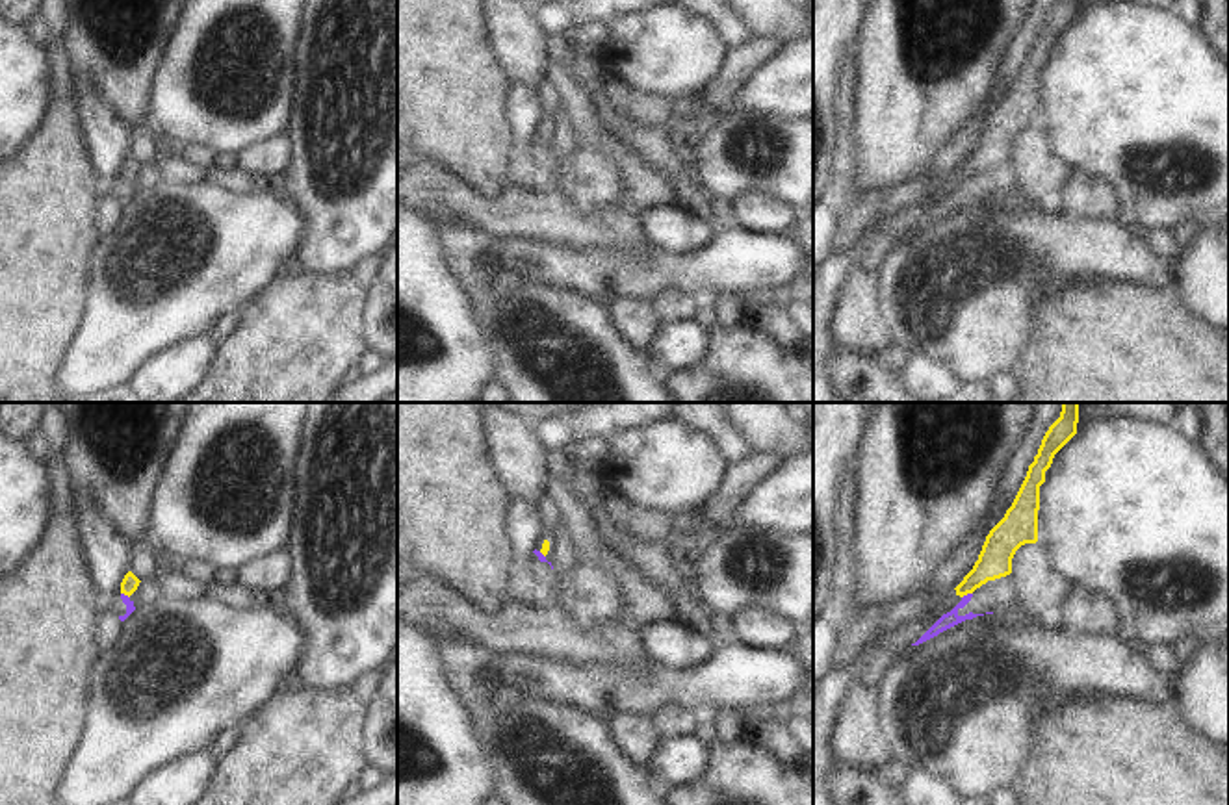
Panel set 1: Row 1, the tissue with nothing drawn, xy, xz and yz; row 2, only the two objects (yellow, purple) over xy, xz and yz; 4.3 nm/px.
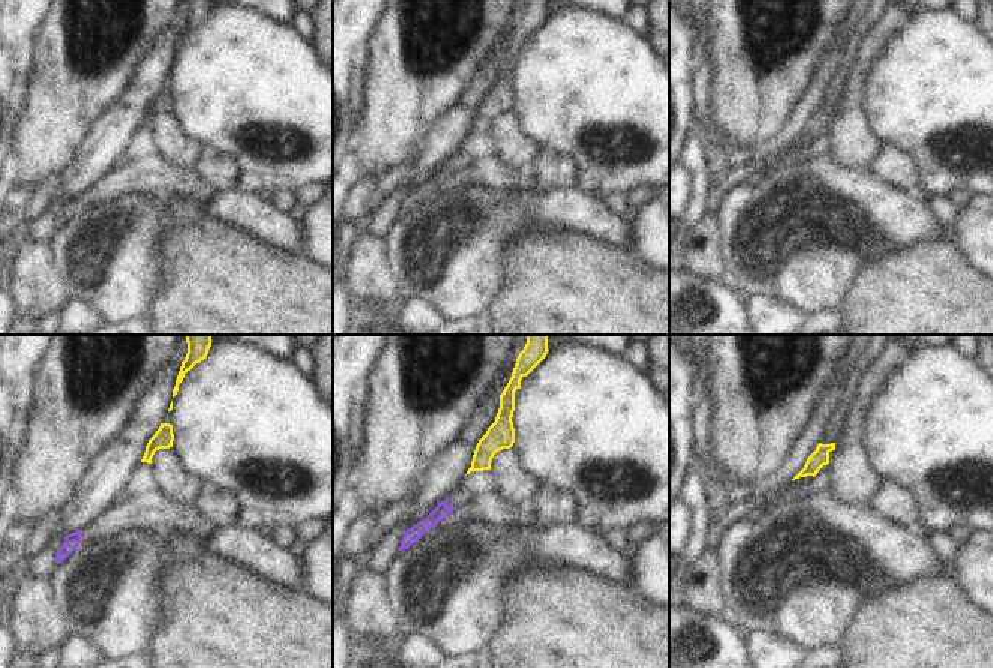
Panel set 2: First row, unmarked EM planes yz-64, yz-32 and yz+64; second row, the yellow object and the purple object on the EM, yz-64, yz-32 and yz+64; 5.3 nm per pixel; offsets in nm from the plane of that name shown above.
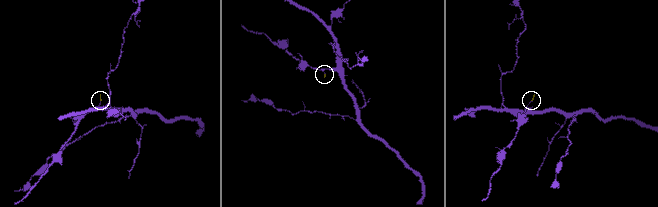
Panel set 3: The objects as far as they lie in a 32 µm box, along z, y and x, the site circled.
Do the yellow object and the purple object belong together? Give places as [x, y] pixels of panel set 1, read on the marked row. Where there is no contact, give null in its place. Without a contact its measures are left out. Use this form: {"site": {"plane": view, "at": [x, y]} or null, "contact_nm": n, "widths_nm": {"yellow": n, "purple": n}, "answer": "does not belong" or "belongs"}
{"site": {"plane": "yz", "at": [966, 594]}, "contact_nm": 50, "widths_nm": {"yellow": 140, "purple": 70}, "answer": "belongs"}

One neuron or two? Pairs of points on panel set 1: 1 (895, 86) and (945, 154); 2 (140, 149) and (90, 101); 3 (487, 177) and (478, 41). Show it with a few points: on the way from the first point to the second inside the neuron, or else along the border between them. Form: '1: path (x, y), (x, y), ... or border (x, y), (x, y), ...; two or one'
1: border (970, 115), (921, 173); two
2: border (129, 130), (130, 154); two
3: path (478, 143), (478, 75); one

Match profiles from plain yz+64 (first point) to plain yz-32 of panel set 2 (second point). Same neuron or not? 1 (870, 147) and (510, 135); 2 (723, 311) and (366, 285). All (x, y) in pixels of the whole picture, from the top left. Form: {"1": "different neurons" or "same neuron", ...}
{"1": "same neuron", "2": "different neurons"}

